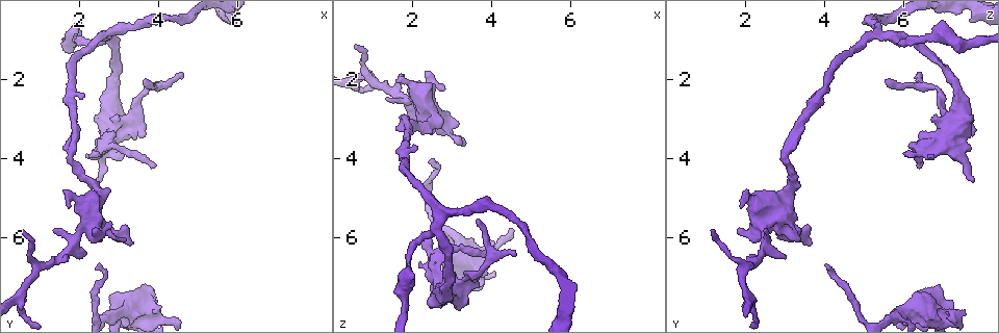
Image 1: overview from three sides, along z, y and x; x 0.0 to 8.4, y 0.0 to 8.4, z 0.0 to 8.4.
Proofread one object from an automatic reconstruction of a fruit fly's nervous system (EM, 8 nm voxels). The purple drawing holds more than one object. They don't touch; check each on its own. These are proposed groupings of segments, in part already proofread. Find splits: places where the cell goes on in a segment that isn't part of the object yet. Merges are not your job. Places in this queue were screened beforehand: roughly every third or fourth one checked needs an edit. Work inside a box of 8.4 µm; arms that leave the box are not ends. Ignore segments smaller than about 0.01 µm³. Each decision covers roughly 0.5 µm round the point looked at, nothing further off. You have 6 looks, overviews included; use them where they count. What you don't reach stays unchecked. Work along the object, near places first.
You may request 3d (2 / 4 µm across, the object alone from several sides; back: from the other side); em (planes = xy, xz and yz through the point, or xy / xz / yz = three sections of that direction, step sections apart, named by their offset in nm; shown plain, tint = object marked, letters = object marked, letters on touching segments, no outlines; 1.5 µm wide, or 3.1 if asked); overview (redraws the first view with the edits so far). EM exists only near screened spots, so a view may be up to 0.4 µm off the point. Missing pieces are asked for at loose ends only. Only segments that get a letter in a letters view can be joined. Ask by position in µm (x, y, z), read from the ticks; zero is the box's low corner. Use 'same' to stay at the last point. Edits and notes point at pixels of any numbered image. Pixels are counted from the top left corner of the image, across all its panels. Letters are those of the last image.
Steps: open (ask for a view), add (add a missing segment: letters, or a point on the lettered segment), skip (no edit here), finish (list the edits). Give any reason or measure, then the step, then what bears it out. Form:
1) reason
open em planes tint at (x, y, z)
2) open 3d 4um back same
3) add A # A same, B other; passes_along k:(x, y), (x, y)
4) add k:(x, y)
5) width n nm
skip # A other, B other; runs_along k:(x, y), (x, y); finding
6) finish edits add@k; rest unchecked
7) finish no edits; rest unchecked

branch stops here
open em planes letters at (0.60, 5.75, 1.20)

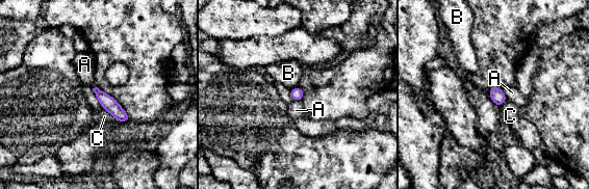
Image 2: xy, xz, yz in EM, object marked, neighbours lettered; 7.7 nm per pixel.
skip # A other, B other, C other; border 2:(502, 90), (507, 99); no lettered segment goes on from it

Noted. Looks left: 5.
stops while still wide
open em planes letters at (2.45, 5.85, 1.80)

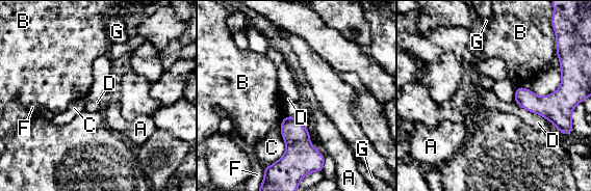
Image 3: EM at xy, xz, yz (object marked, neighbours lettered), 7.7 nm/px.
skip # A other, B other, C other, D other, F other, G other; no lettered segment goes on from it

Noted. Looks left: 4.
open em planes letters at (2.50, 6.70, 4.00)

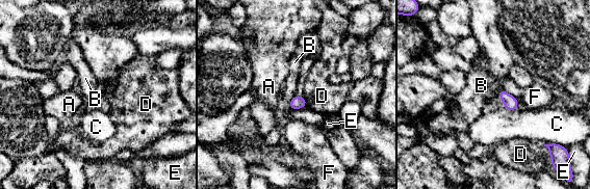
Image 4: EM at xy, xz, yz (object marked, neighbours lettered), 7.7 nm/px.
skip # A other, B other, C other, D other, E other, F other; border 4:(294, 96), (289, 102); none of them fits

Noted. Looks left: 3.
finish no edits; rest unchecked

